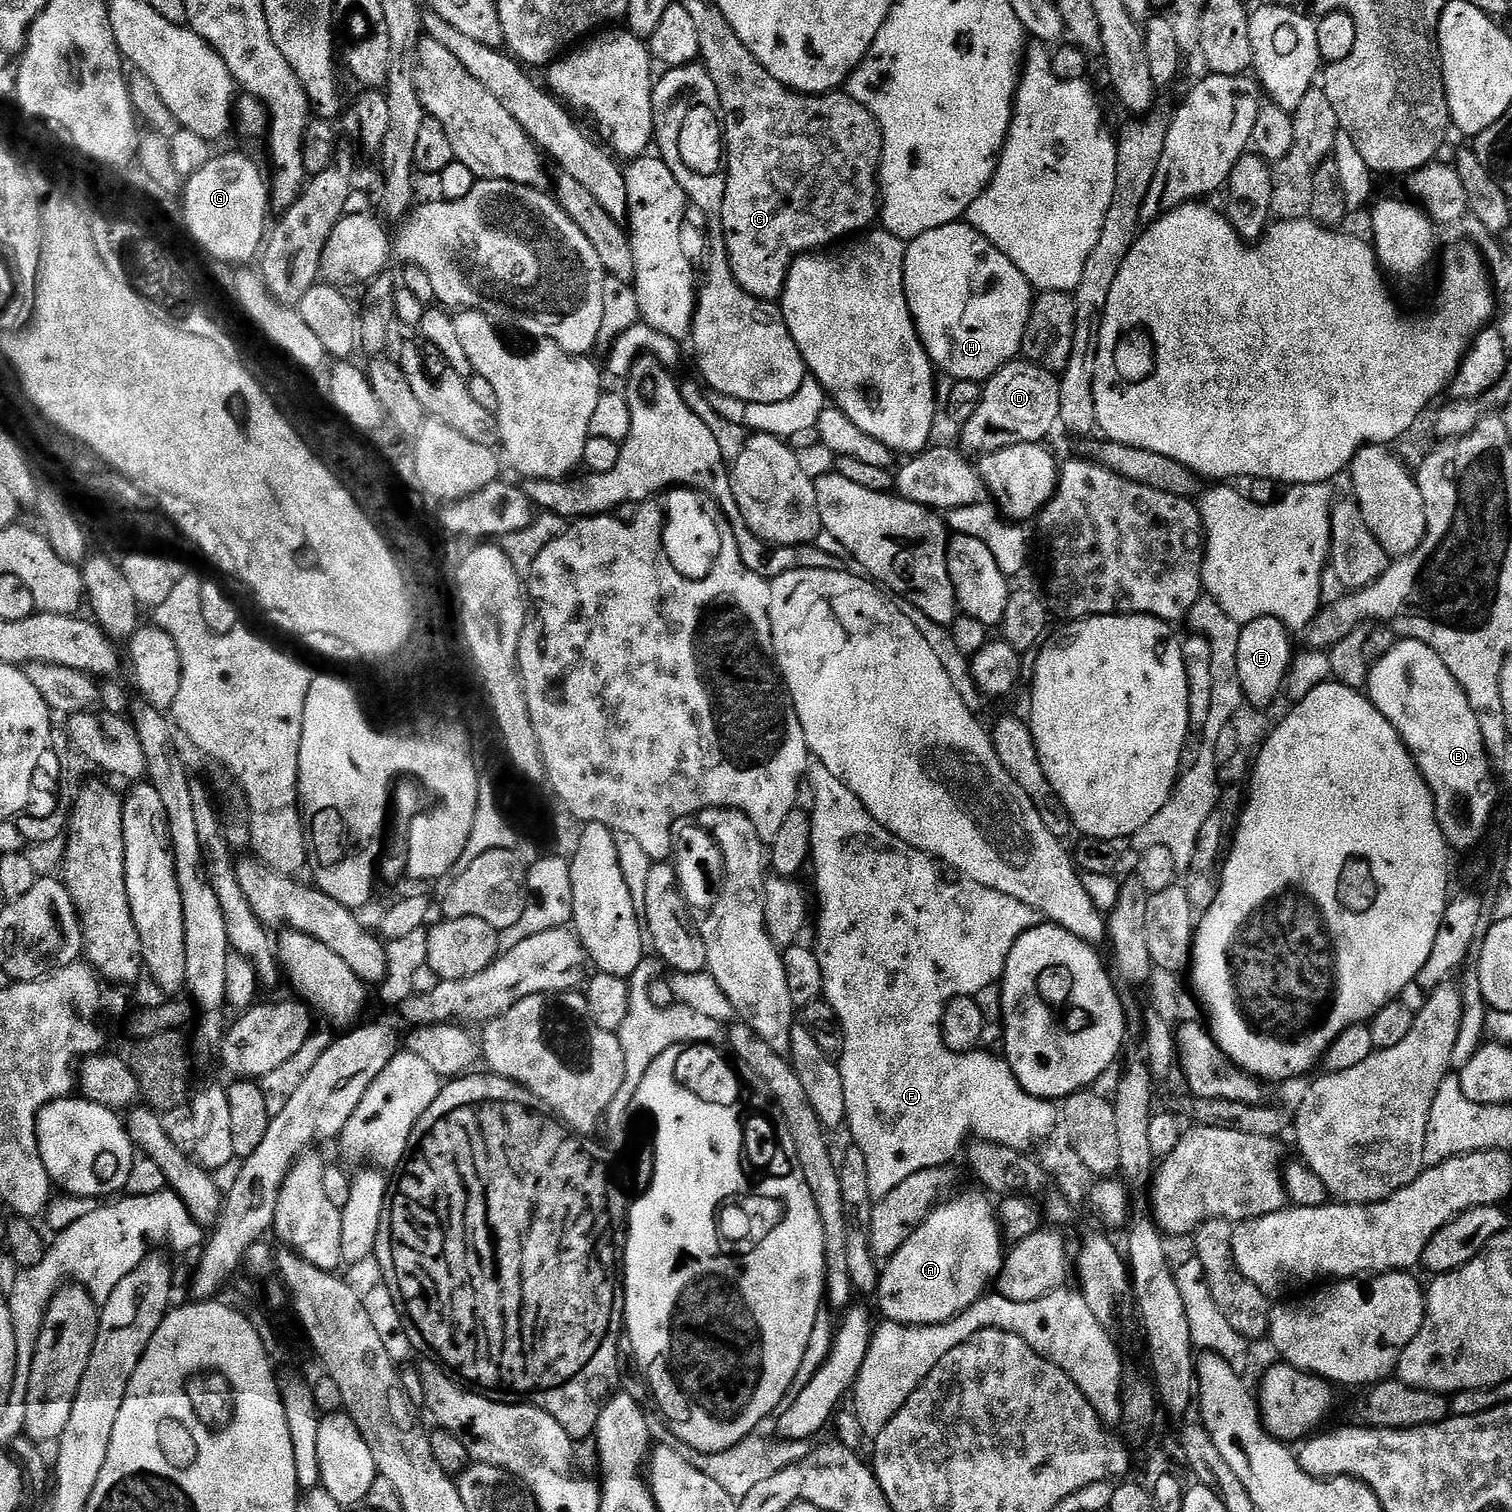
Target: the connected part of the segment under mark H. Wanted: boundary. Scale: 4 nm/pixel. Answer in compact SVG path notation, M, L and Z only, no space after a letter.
M957 222L946 226L938 226L934 230L926 230L926 234L922 234L918 238L907 241L904 250L904 289L910 306L910 314L916 319L916 329L920 335L920 341L924 344L924 349L928 352L928 357L932 359L933 365L941 373L944 371L946 375L952 376L953 381L978 380L987 382L998 369L1021 355L1026 326L1030 322L1030 314L1034 303L1032 283L1028 281L1026 274L1022 274L1022 270L1018 270L1018 266L1014 266L1014 262L1010 262L1010 258L1006 258L1006 254L1002 254L1002 250L998 250L998 246L991 244L982 233L974 230L971 224Z

